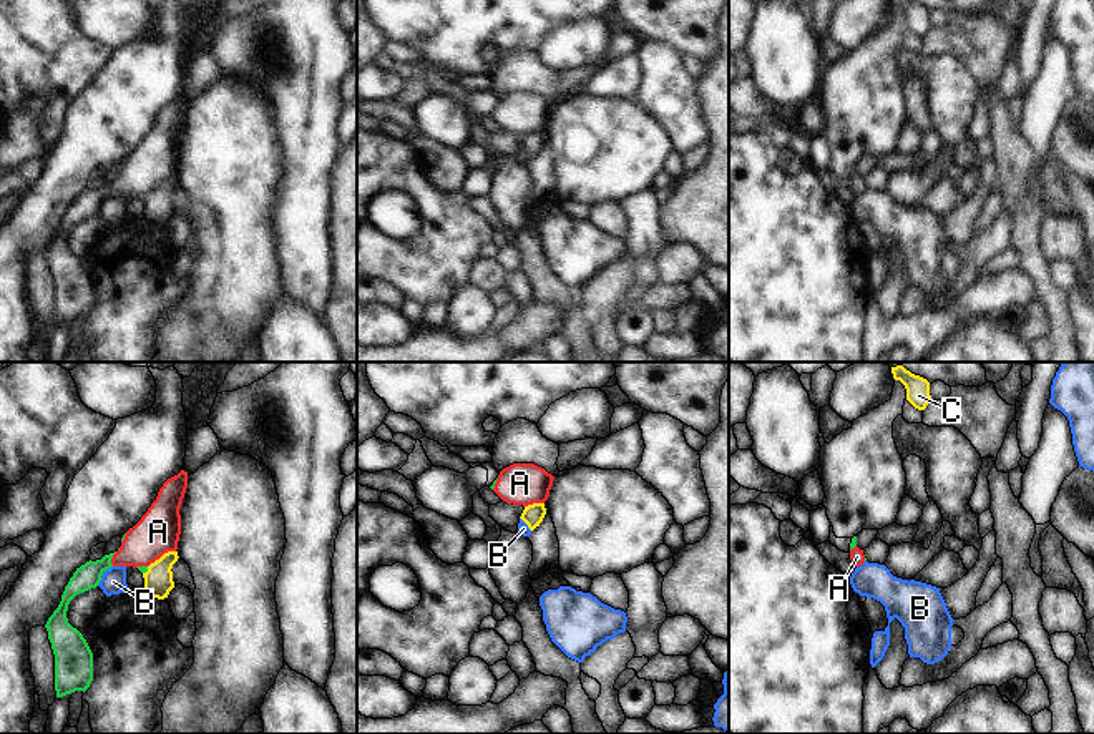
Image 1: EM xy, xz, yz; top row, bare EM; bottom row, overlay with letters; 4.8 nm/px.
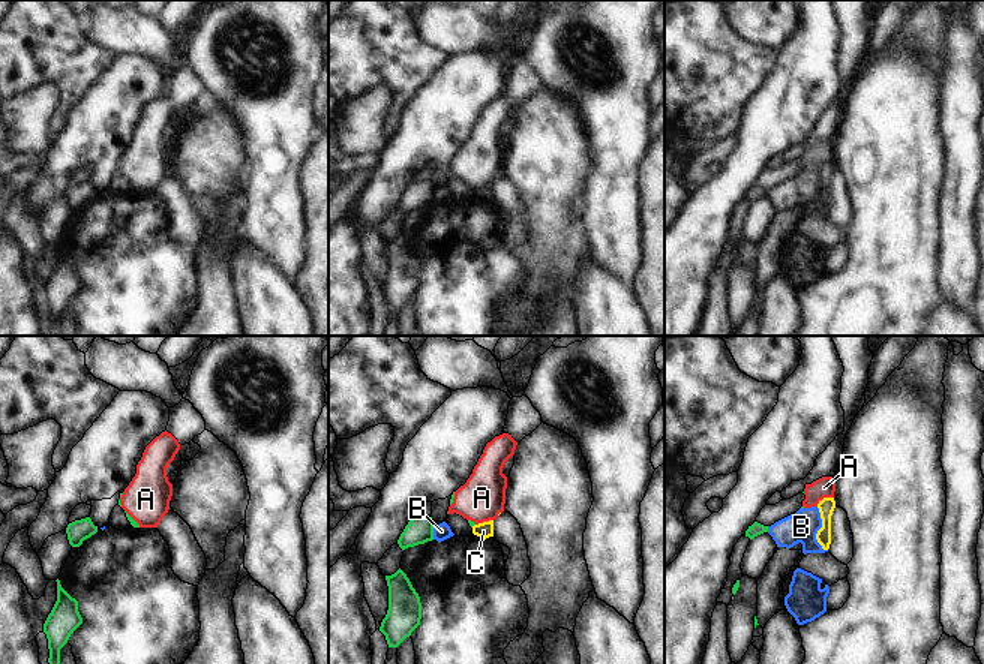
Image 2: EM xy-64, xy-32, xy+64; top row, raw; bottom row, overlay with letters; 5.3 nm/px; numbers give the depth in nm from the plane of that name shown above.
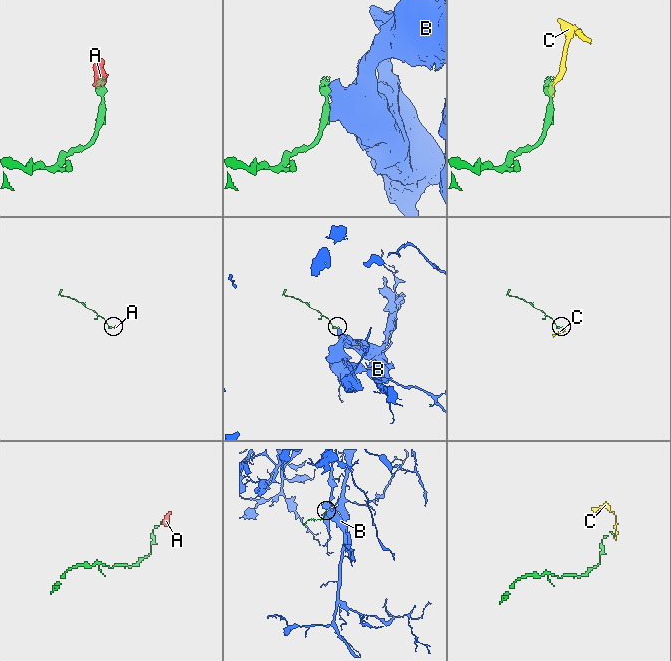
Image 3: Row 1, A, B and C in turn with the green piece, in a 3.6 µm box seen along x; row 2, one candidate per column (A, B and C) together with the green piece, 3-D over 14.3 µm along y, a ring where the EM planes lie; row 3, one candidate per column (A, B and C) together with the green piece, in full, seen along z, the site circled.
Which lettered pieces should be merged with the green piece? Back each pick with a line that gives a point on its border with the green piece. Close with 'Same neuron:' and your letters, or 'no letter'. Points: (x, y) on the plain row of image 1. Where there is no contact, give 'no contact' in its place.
A: xy (112, 185)
Same neuron: A

